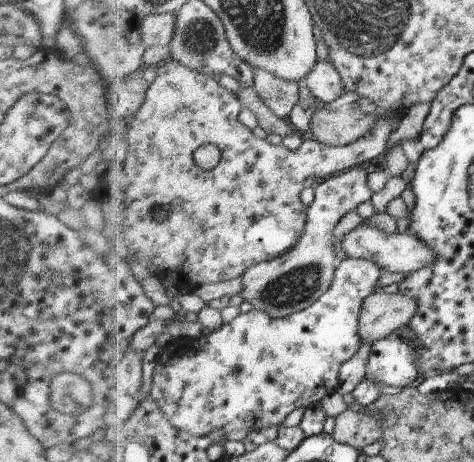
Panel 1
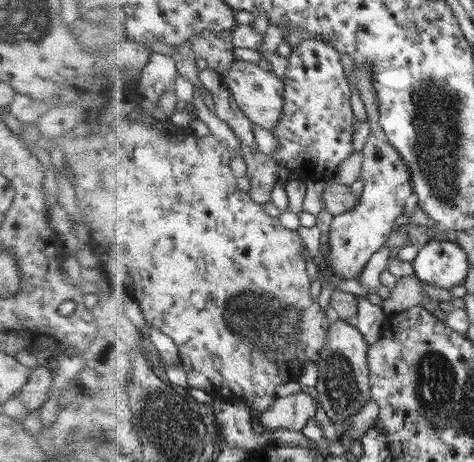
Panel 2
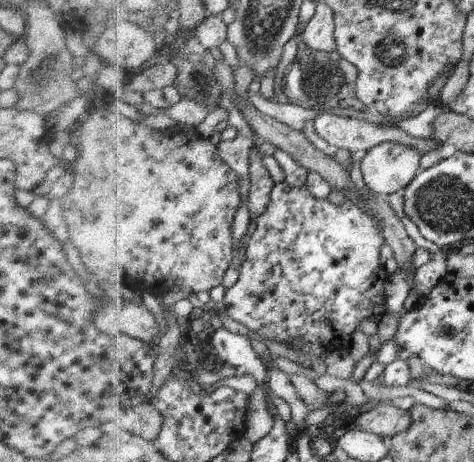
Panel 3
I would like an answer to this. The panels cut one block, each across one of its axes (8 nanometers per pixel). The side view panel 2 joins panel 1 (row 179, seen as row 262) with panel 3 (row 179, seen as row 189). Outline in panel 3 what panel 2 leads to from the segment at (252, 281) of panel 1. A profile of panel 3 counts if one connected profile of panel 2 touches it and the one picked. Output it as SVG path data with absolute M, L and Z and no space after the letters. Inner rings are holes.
M387 141L367 151L361 170L367 188L386 197L406 188L421 166L421 152L414 147Z

